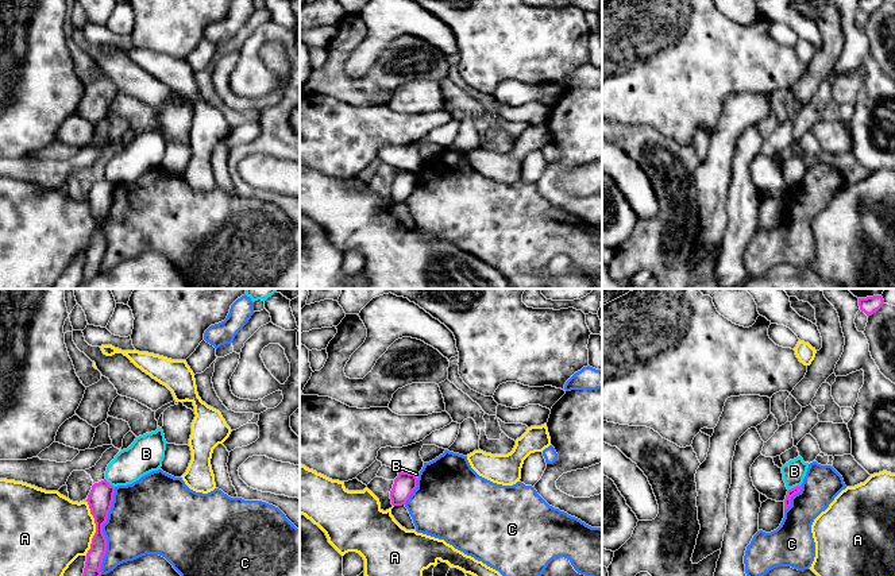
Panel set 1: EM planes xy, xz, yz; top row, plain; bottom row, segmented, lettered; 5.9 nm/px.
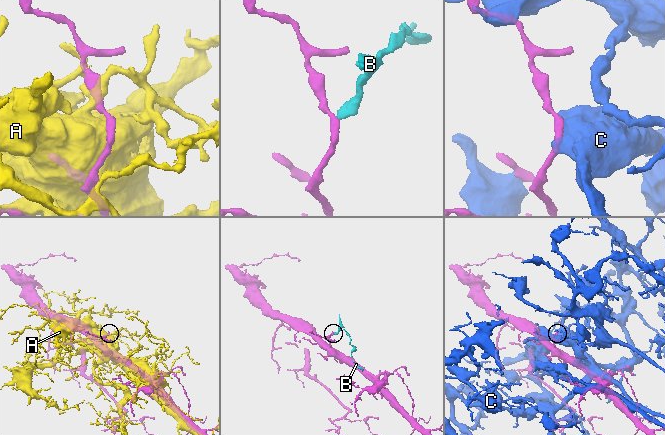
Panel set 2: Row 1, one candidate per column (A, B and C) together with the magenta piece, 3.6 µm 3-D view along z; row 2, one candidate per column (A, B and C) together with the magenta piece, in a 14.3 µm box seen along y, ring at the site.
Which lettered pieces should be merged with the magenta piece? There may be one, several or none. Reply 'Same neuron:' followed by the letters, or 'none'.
Same neuron: none

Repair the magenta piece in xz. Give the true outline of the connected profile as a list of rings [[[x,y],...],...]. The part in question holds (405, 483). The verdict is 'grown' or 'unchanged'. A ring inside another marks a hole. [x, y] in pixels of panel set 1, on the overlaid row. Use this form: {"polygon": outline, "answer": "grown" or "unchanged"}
{"polygon": [[[398,472],[398,476],[394,479],[394,484],[390,491],[391,505],[393,506],[405,505],[416,488],[417,478],[414,473]]], "answer": "unchanged"}

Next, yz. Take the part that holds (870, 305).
{"polygon": [[[882,295],[859,298],[860,310],[864,312],[868,317],[876,313],[883,305],[884,299]]], "answer": "unchanged"}

